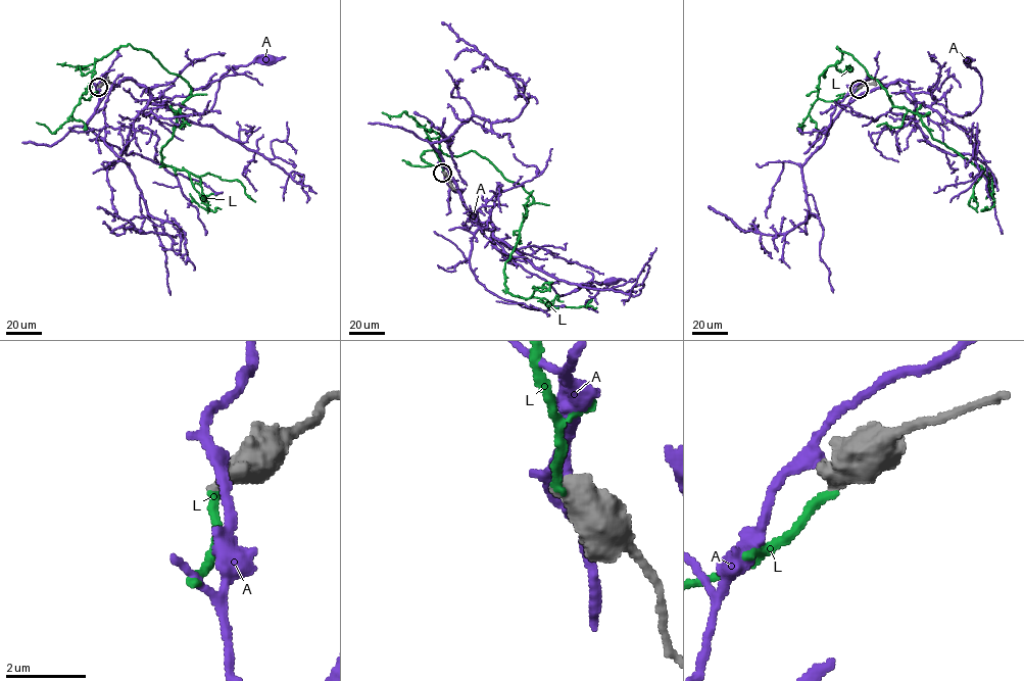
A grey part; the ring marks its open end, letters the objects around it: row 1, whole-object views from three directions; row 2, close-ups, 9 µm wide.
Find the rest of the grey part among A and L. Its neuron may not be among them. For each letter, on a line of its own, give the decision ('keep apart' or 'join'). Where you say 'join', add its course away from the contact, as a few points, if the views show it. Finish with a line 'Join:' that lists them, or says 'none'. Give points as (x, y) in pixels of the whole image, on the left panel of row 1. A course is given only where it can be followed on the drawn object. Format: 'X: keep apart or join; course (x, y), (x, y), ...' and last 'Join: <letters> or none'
A: keep apart
L: join; course (98, 87), (81, 97), (95, 62), (128, 44), (148, 51), (191, 90), (162, 163), (237, 180), (255, 201)
Join: L

